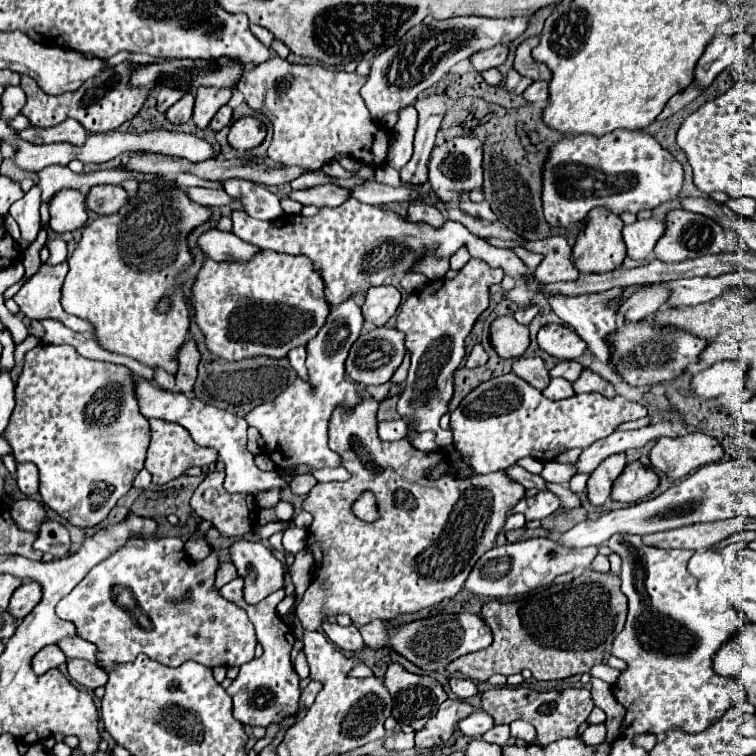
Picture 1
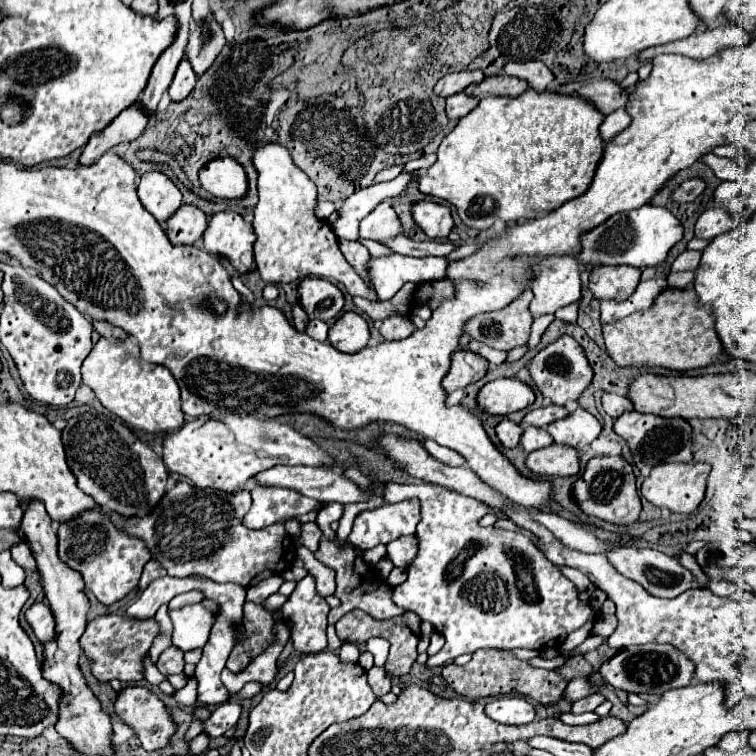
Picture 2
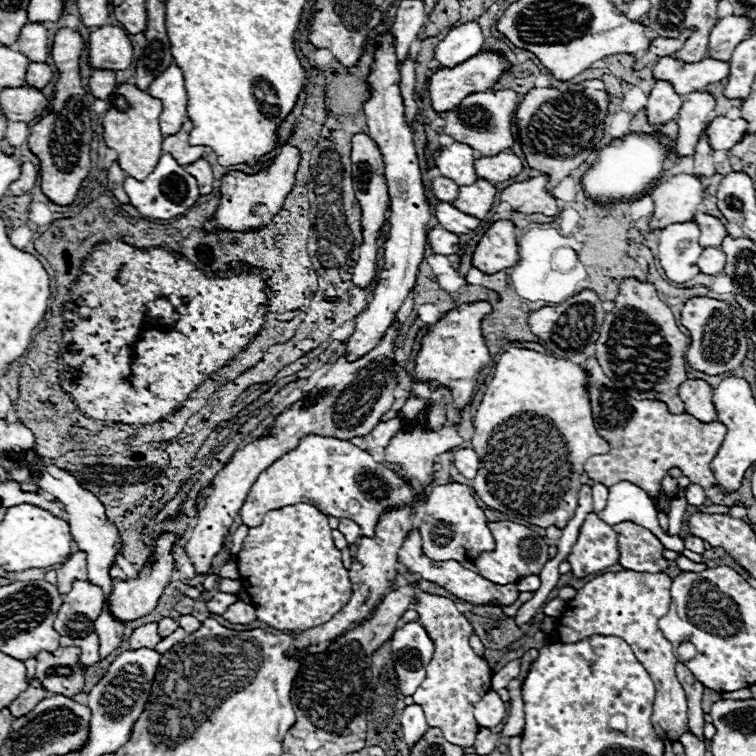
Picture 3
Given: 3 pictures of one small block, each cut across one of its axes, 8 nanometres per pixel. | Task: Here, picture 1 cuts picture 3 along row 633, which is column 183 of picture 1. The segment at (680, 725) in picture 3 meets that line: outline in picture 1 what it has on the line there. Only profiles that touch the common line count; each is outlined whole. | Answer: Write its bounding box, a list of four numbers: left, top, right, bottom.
[56,538,256,668]

